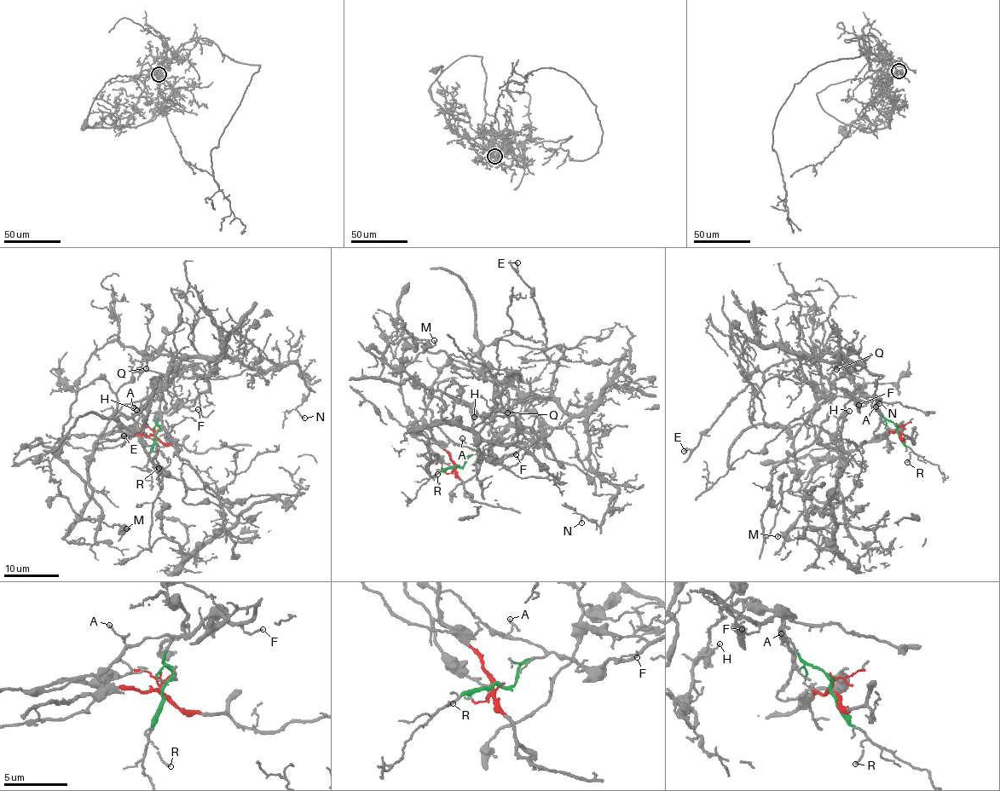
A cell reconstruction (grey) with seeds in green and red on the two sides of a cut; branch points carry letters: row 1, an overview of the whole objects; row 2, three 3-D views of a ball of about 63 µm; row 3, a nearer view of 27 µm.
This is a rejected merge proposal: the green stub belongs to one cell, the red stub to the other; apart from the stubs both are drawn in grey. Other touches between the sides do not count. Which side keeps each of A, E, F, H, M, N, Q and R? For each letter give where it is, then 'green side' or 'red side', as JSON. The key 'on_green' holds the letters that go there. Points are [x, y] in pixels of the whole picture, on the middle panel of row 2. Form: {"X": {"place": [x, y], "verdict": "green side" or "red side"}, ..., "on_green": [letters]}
{"A": {"place": [462, 438], "verdict": "green side"}, "E": {"place": [517, 262], "verdict": "green side"}, "F": {"place": [516, 454], "verdict": "green side"}, "H": {"place": [474, 417], "verdict": "red side"}, "M": {"place": [434, 340], "verdict": "red side"}, "N": {"place": [581, 522], "verdict": "green side"}, "Q": {"place": [507, 412], "verdict": "green side"}, "R": {"place": [437, 474], "verdict": "green side"}, "on_green": ["A", "E", "F", "N", "Q", "R"]}

